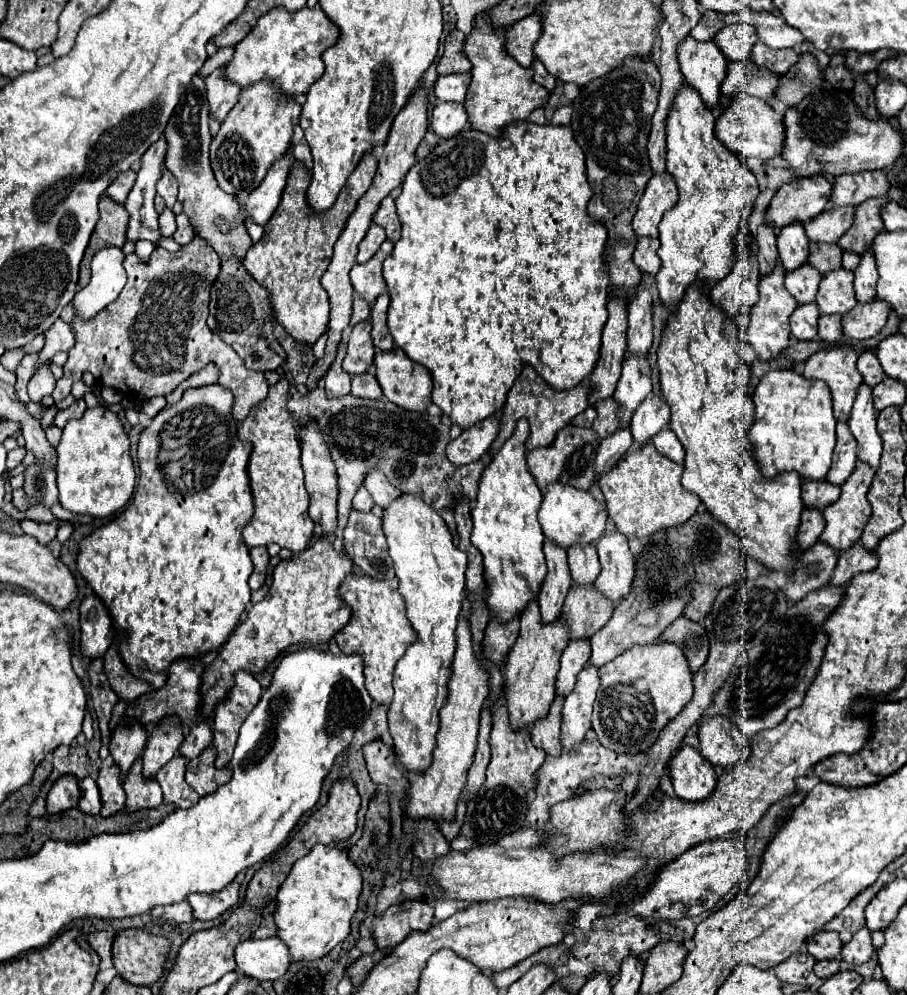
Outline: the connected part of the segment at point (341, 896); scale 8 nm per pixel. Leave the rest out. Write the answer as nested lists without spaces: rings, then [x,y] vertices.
[[[315,844],[307,856],[297,860],[277,892],[277,910],[273,914],[277,936],[287,944],[291,962],[323,958],[343,942],[349,936],[349,922],[357,910],[359,894],[361,874],[345,850]]]

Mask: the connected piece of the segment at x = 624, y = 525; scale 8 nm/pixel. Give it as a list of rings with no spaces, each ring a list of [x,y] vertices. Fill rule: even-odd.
[[[651,442],[643,448],[629,450],[611,472],[599,478],[599,486],[607,500],[607,514],[617,530],[625,536],[645,538],[663,528],[687,522],[701,504],[699,496],[681,486],[683,466],[659,454]]]

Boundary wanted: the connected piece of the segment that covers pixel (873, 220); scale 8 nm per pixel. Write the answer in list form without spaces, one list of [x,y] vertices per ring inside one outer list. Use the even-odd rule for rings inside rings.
[[[883,198],[883,200],[865,200],[863,204],[859,204],[859,206],[855,208],[853,226],[837,240],[837,244],[839,244],[839,248],[841,248],[843,252],[855,252],[855,254],[863,256],[863,252],[865,252],[867,246],[873,242],[873,238],[883,230],[883,220],[881,220],[881,216],[879,216],[879,208],[883,208],[885,202],[887,202],[887,198]]]

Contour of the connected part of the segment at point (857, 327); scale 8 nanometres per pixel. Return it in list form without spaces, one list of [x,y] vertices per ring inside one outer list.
[[[883,300],[871,304],[857,304],[843,316],[843,334],[849,340],[869,340],[881,332],[887,322],[891,306]]]

